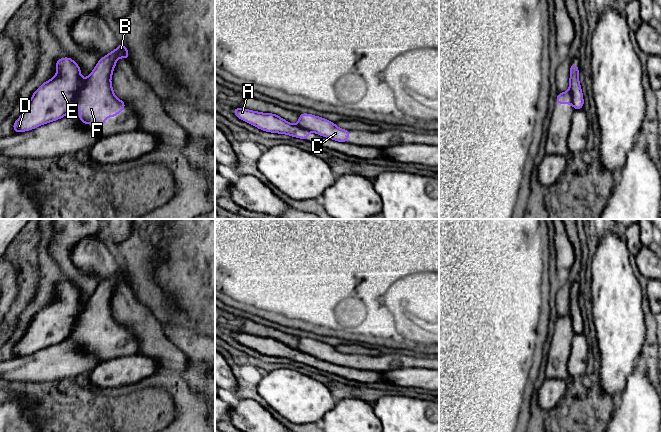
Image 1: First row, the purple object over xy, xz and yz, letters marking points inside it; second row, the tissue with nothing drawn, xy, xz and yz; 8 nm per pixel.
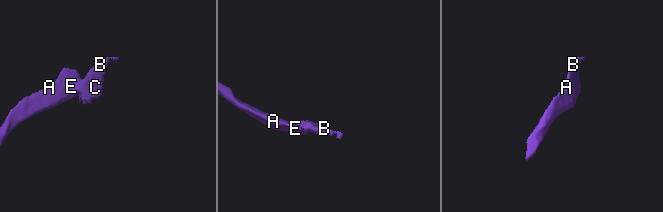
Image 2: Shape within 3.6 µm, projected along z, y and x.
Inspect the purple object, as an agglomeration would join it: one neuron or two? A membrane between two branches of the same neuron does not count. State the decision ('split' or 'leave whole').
split

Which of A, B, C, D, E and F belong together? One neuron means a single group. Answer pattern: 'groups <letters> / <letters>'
groups A D E / B C F

